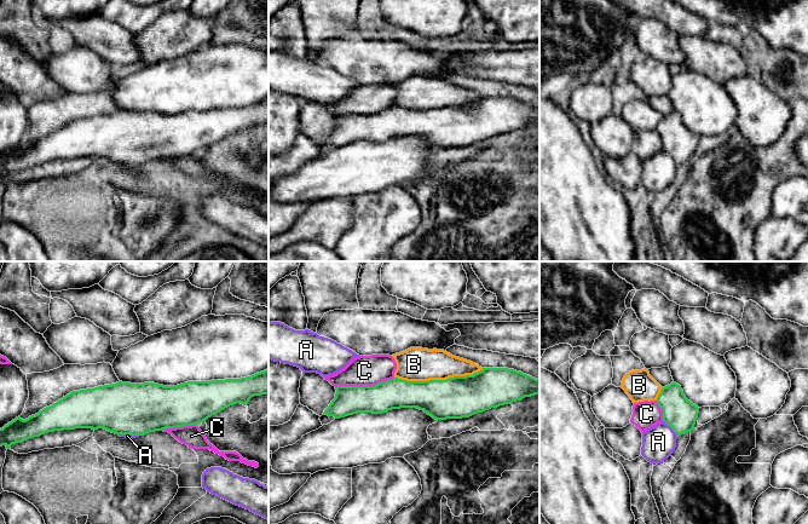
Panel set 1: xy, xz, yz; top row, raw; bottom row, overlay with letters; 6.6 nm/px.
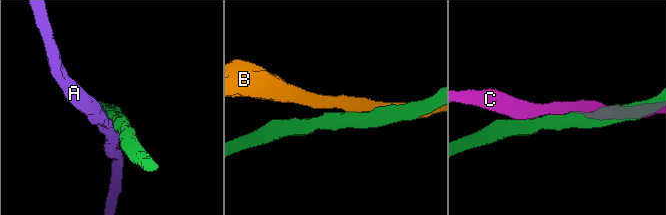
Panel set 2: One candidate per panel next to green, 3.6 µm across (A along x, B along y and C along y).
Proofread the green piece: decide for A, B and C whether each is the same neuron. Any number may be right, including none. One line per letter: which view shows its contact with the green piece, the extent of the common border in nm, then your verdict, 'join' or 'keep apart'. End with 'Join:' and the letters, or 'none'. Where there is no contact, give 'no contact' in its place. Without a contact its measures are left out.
A: yz | 140 nm | keep apart
B: xz | 600 nm | keep apart
C: xz | 400 nm | keep apart
Join: none

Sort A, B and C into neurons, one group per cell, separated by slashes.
A / B C

